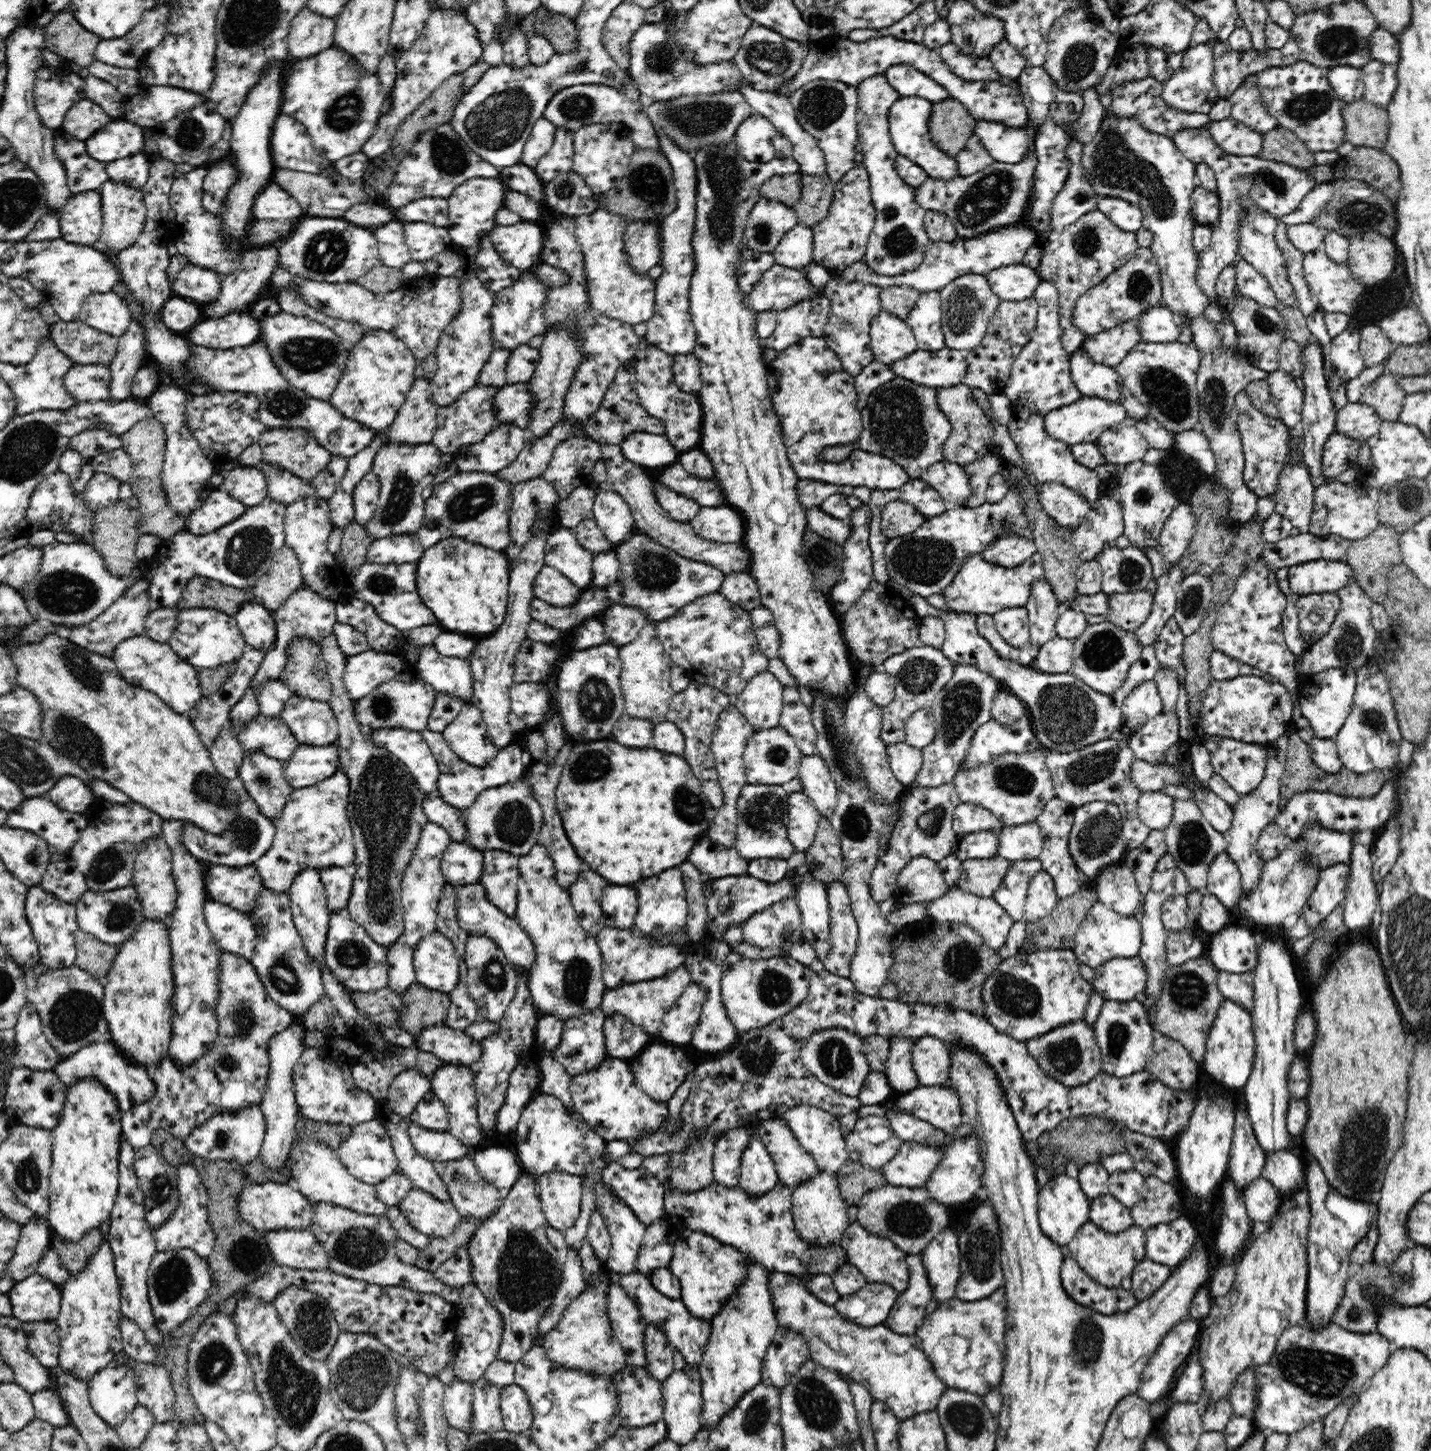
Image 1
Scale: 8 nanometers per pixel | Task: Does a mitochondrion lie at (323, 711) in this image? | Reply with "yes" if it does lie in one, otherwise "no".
no

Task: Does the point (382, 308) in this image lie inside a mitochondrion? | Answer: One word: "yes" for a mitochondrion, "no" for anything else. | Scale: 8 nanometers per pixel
no

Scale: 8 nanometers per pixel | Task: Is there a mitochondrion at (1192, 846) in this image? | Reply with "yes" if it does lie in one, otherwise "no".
yes

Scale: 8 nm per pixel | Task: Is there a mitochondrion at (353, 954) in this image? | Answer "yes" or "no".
yes

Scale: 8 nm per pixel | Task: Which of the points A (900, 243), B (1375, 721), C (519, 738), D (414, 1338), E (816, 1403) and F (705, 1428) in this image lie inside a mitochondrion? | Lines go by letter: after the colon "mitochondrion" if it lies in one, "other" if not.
A: mitochondrion
B: mitochondrion
C: other
D: other
E: mitochondrion
F: other

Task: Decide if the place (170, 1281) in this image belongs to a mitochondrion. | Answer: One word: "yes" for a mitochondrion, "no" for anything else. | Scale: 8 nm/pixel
yes

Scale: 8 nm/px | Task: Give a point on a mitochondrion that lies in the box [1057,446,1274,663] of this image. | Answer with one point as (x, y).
(1192, 601)

